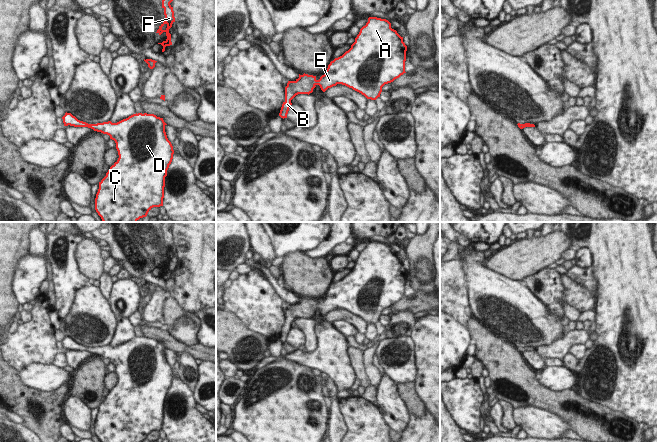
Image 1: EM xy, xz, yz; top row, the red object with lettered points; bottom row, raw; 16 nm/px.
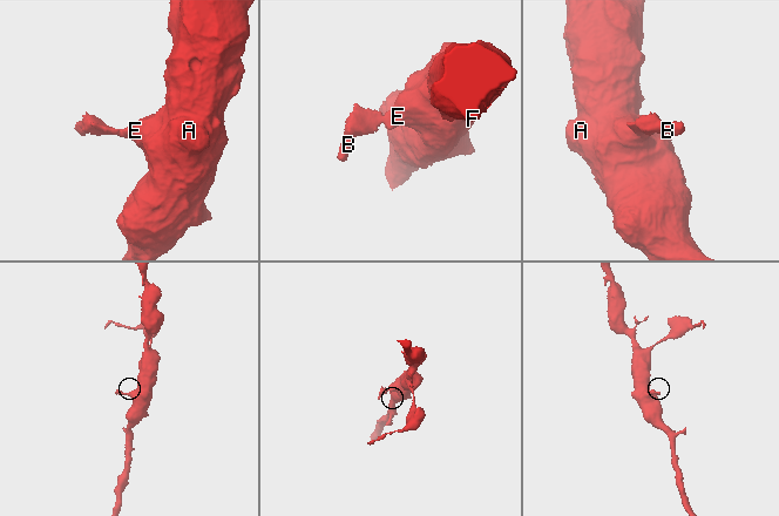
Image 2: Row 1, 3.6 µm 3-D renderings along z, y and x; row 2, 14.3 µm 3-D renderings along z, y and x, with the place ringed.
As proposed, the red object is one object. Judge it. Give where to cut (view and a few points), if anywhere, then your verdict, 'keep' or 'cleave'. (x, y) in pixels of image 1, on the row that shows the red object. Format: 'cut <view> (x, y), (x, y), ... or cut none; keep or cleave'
cut none; keep

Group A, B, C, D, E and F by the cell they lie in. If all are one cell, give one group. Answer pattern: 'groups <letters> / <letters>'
groups A B C D E F

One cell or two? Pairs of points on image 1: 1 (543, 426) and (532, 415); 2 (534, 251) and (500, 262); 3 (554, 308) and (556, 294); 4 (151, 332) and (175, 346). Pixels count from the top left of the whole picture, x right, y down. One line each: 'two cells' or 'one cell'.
1: one cell
2: one cell
3: one cell
4: one cell

